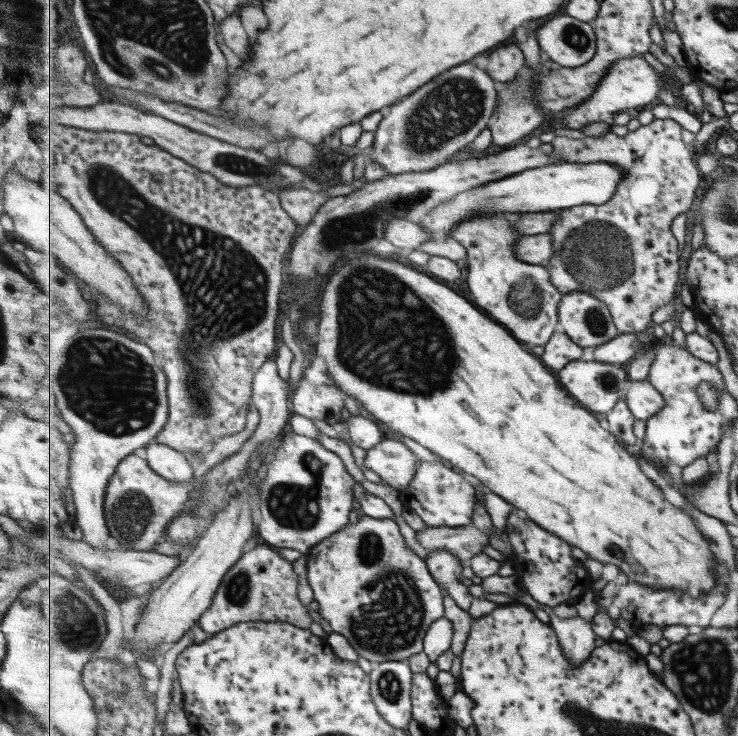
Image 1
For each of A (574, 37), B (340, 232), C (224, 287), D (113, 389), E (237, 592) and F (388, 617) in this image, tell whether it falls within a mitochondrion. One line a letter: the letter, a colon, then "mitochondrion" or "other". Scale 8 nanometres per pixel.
A: mitochondrion
B: mitochondrion
C: mitochondrion
D: mitochondrion
E: mitochondrion
F: mitochondrion

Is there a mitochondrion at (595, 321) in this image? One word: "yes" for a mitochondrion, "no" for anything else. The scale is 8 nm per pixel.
yes

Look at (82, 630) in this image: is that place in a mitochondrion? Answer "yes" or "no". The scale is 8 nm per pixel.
yes

